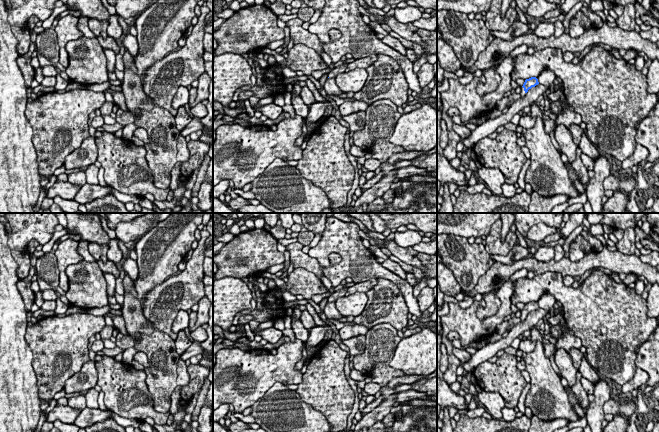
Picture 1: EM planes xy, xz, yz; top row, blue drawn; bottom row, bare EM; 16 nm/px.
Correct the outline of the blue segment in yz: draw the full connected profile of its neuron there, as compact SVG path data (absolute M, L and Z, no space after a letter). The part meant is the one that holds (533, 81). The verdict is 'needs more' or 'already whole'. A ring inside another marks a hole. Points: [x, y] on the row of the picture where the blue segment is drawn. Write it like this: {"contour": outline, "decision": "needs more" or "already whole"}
{"contour": "M531 77L529 79L526 79L523 86L521 87L520 97L521 98L524 97L529 89L531 89L532 87L535 87L538 84L539 82L536 77Z", "decision": "needs more"}

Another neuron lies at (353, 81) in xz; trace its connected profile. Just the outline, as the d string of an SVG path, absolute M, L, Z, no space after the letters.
M356 68L349 72L344 72L335 76L335 83L343 93L359 92L368 77L365 68Z

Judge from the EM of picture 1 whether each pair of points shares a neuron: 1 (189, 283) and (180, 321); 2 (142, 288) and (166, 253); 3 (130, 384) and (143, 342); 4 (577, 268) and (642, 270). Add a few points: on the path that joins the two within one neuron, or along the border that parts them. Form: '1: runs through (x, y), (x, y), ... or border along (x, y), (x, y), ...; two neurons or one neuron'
1: border along (184, 309), (181, 309), (174, 319), (174, 332); two neurons
2: runs through (148, 279), (157, 262); one neuron
3: border along (143, 371), (146, 377), (147, 389), (151, 393); two neurons
4: runs through (593, 261), (615, 261), (626, 264); one neuron

